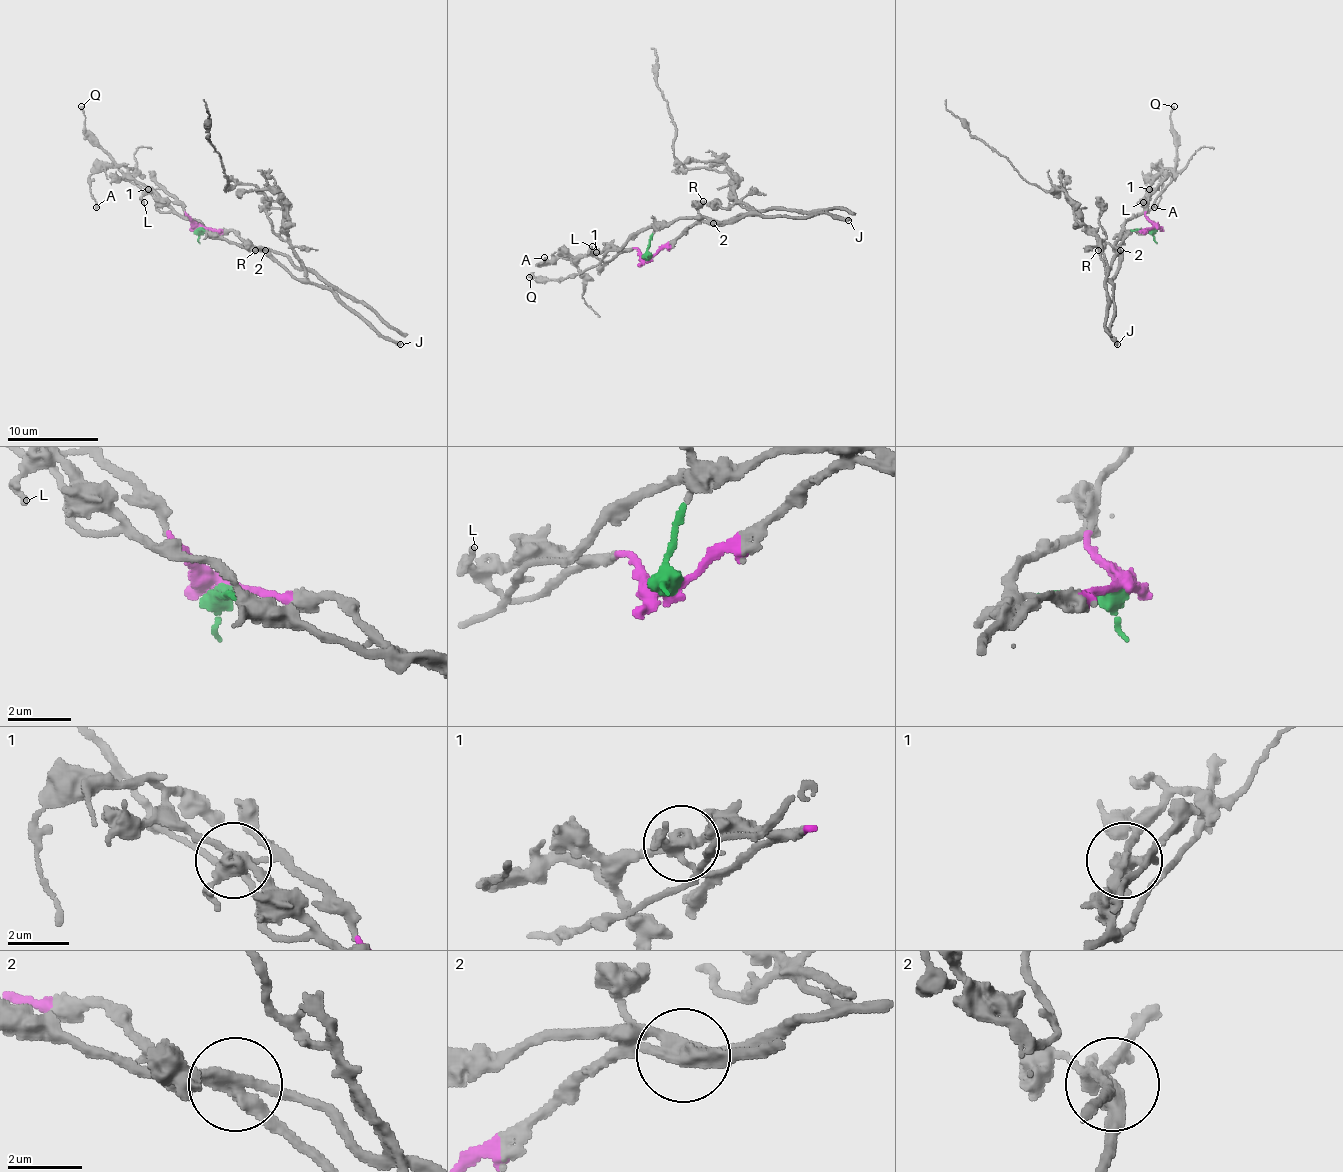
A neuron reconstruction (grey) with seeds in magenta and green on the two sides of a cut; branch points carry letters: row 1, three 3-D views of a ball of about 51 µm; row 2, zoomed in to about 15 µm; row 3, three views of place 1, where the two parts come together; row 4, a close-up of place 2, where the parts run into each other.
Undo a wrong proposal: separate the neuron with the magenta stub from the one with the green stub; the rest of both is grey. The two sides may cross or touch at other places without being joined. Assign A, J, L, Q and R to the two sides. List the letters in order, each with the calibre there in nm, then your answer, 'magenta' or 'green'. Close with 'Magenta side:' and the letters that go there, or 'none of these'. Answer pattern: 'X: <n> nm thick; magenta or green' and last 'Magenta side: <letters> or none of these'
A: 180 nm thick; green
J: 280 nm thick; magenta
L: 140 nm thick; magenta
Q: 180 nm thick; green
R: 500 nm thick; green
Magenta side: J, L

